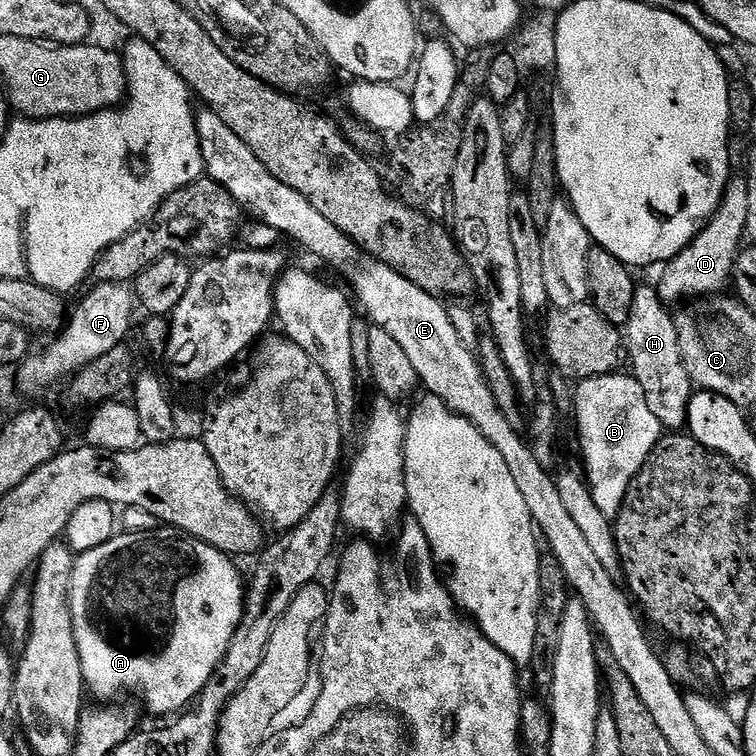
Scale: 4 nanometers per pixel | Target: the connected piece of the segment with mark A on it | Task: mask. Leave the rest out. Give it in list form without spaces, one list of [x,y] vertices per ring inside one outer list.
[[[128,532],[113,536],[110,542],[102,546],[94,546],[94,550],[86,550],[75,557],[72,565],[72,585],[68,601],[70,602],[70,618],[72,619],[72,630],[74,632],[74,642],[78,648],[78,658],[82,668],[82,678],[84,679],[85,689],[97,696],[97,701],[112,702],[116,695],[123,688],[130,691],[144,692],[144,704],[156,716],[164,716],[167,712],[179,713],[187,709],[200,695],[200,691],[210,682],[210,674],[222,662],[226,650],[230,646],[230,638],[234,638],[234,630],[244,613],[244,593],[245,585],[240,584],[240,572],[235,568],[233,561],[219,552],[214,546],[206,542],[196,540],[192,536],[183,534],[168,534],[164,544],[160,540],[155,540],[152,536],[143,536],[140,532]]]

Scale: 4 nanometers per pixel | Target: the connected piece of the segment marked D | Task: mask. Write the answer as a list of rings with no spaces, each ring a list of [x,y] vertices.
[[[744,178],[736,179],[729,179],[722,202],[716,213],[709,218],[708,223],[696,233],[695,238],[673,260],[663,265],[661,272],[664,273],[660,276],[658,291],[665,304],[676,306],[681,302],[707,298],[719,293],[723,289],[720,287],[727,280],[729,283],[733,279],[736,257],[740,255],[742,245],[746,240],[750,214],[748,181]]]

